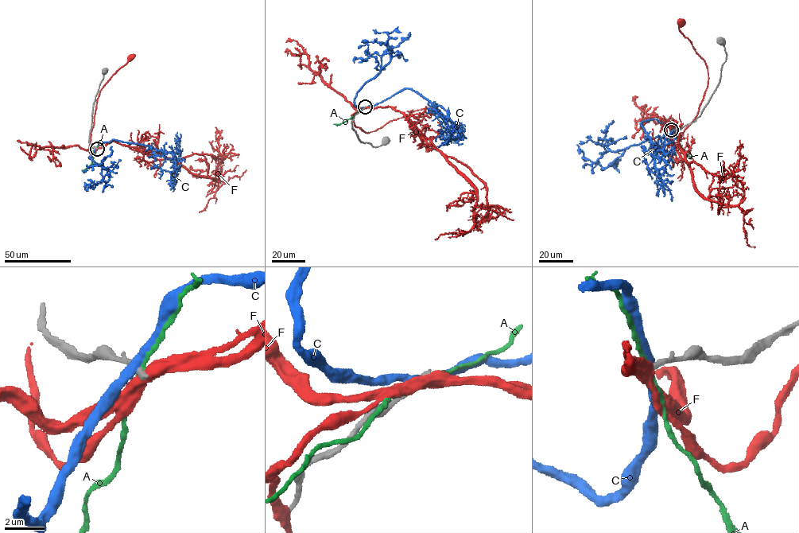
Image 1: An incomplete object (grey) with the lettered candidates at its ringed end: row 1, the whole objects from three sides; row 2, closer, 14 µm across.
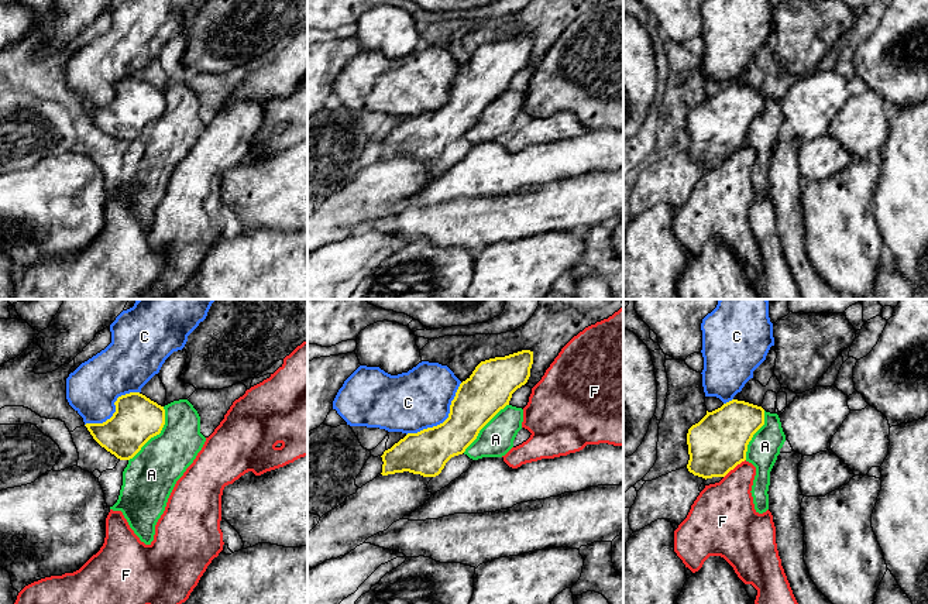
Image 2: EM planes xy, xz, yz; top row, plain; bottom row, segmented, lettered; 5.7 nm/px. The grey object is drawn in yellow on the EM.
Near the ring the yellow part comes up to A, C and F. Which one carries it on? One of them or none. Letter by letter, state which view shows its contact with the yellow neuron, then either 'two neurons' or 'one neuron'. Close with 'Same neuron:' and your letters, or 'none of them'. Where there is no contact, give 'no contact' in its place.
A: xy | two neurons
C: xz | two neurons
F: yz | two neurons
Same neuron: none of them

